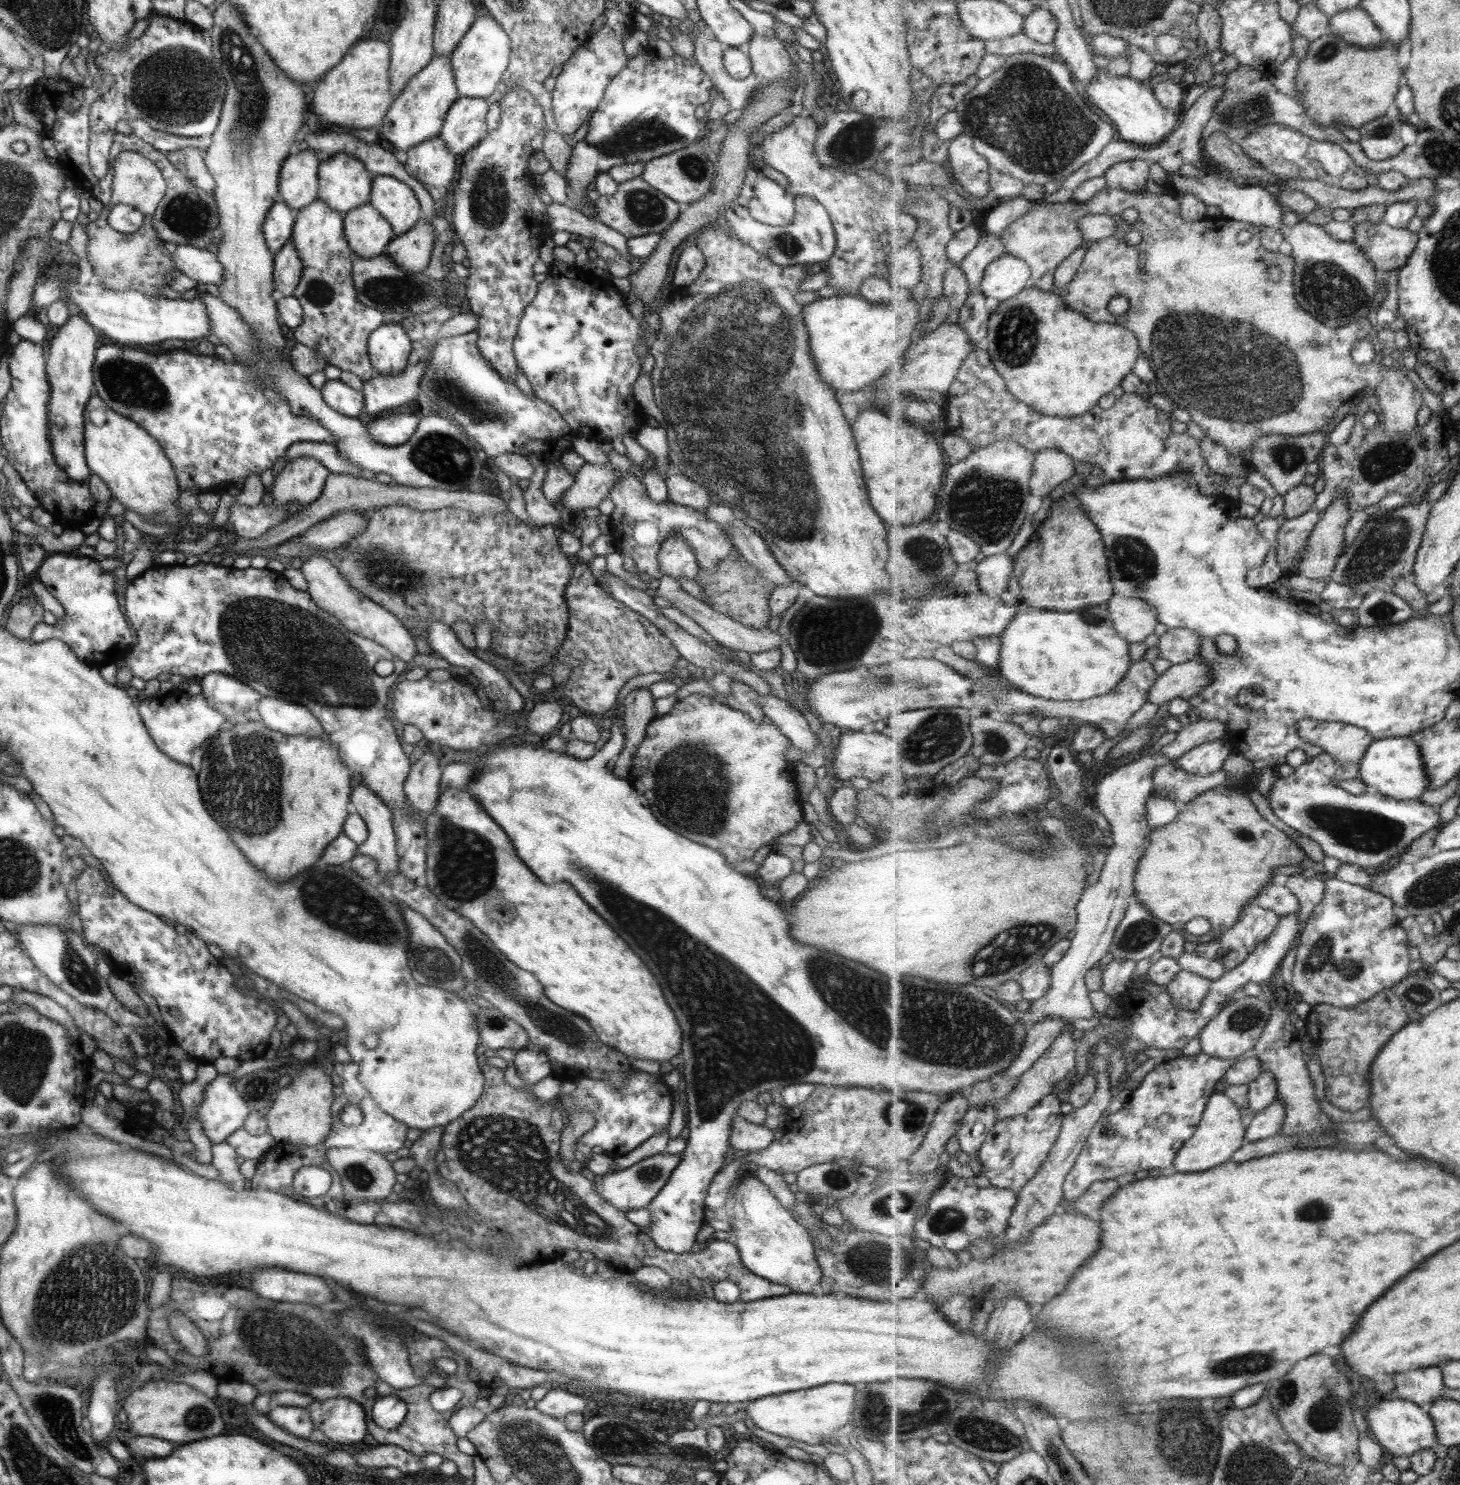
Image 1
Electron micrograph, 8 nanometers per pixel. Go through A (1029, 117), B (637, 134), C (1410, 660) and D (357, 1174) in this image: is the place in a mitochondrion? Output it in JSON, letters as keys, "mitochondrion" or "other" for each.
{"A":"mitochondrion","B":"mitochondrion","C":"other","D":"mitochondrion"}

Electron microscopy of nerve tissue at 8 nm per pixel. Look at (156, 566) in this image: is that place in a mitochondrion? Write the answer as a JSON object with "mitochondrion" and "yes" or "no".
{"mitochondrion":"no"}

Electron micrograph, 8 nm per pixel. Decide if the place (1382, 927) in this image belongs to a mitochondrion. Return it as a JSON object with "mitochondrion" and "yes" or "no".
{"mitochondrion":"no"}

